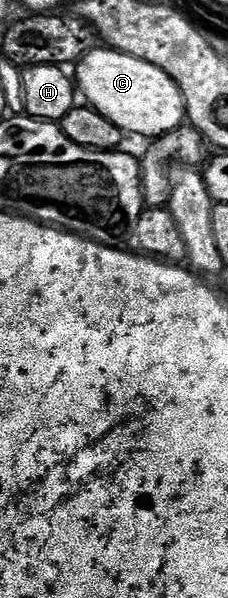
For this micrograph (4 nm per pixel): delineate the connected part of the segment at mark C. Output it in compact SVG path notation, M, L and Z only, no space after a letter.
M98 46L79 60L75 67L75 83L84 102L103 113L107 121L115 121L126 136L142 135L145 141L152 141L186 122L183 93L163 69L108 46Z

